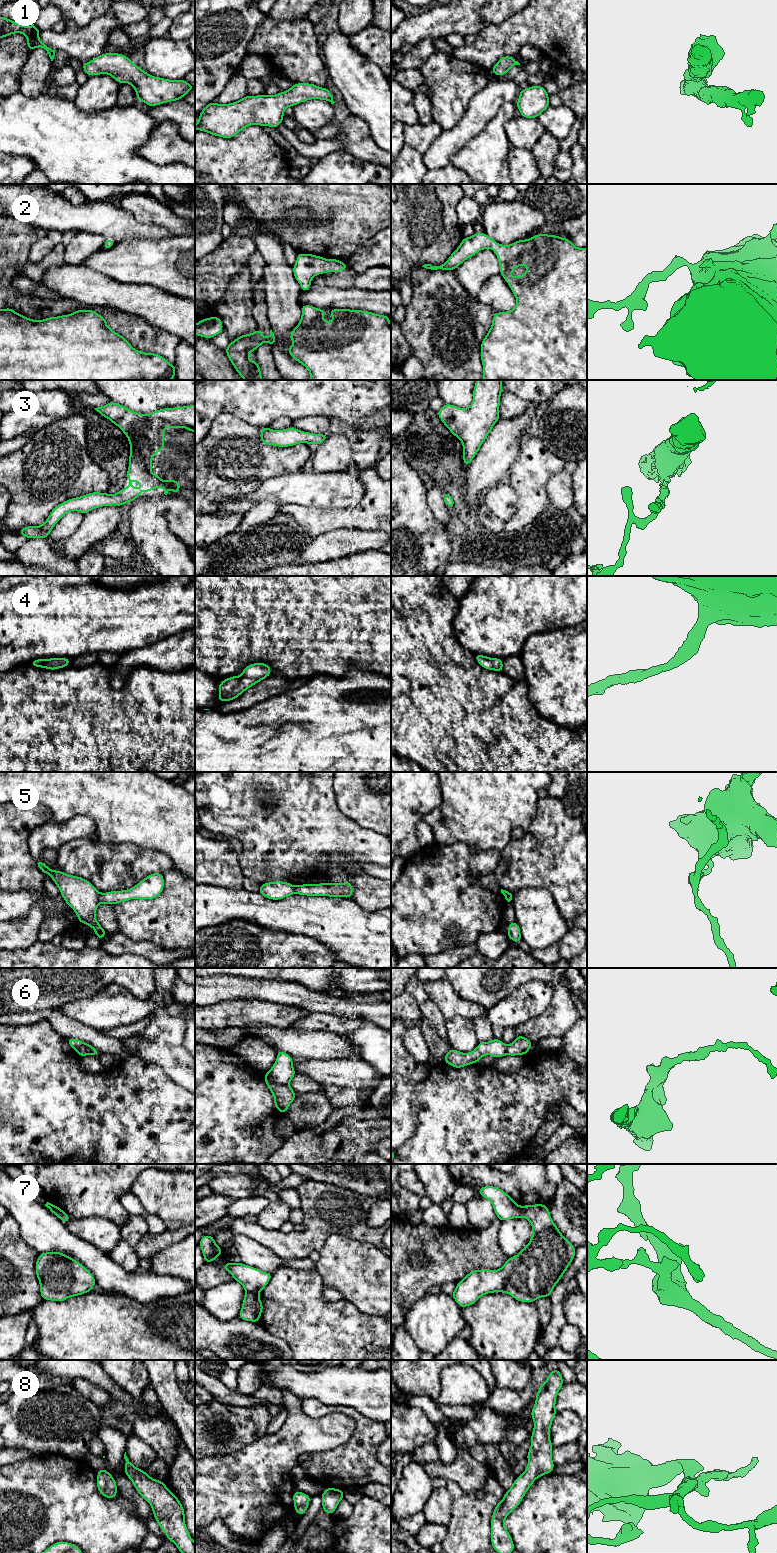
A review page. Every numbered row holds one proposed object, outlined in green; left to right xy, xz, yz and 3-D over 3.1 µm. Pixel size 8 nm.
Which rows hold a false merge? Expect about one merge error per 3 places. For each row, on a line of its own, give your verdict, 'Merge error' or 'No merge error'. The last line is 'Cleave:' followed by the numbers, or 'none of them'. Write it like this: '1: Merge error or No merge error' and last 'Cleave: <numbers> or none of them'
1: No merge error
2: No merge error
3: No merge error
4: No merge error
5: Merge error
6: Merge error
7: Merge error
8: No merge error
Cleave: 5, 6, 7

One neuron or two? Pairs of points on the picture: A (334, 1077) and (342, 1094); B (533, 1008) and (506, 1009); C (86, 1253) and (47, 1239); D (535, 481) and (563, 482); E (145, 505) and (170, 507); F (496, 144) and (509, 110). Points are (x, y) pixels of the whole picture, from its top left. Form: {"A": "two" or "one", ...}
{"A": "two", "B": "one", "C": "one", "D": "two", "E": "two", "F": "one"}

